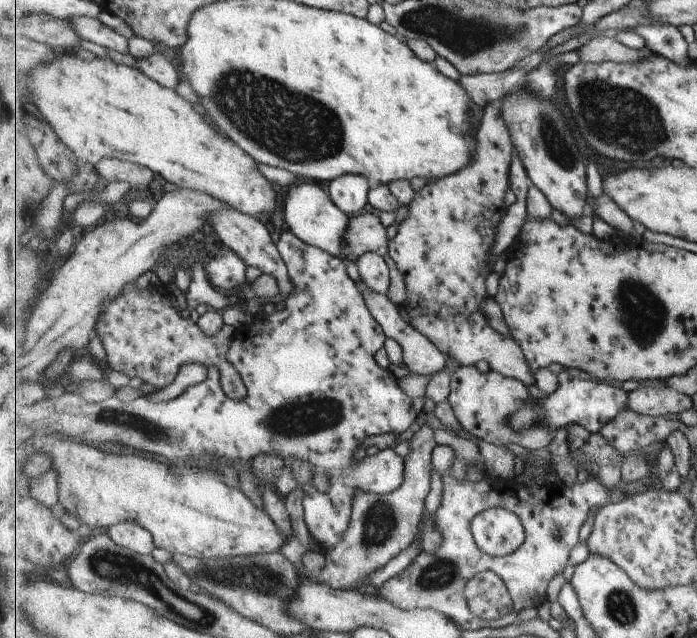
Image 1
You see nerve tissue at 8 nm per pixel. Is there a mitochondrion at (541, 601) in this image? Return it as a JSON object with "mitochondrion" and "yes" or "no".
{"mitochondrion":"no"}

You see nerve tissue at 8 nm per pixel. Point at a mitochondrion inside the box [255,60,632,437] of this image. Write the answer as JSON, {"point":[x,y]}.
{"point":[559,148]}

